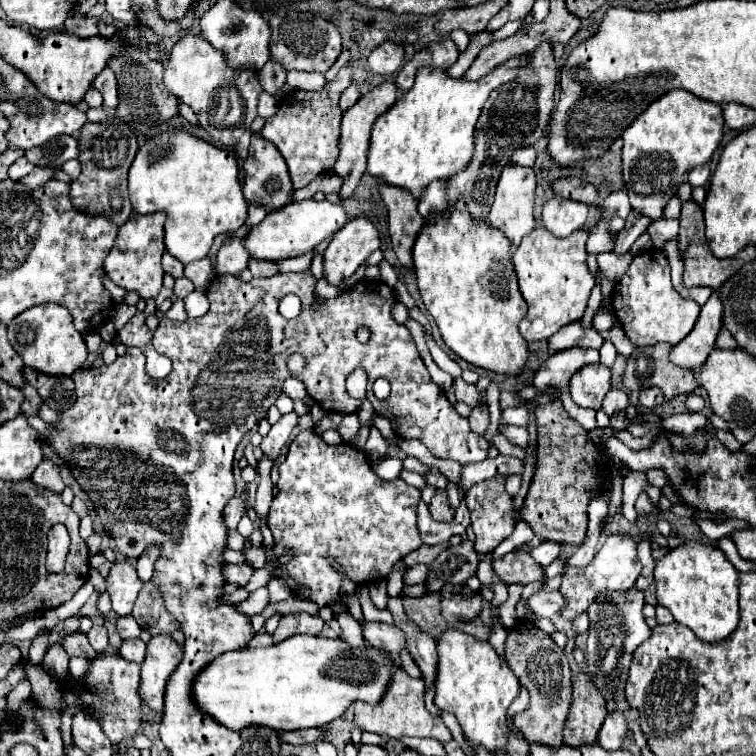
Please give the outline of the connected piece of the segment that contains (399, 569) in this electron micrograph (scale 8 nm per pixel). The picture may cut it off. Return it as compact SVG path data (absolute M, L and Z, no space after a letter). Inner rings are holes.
M397 562L389 576L387 576L387 592L389 596L399 596L401 588L403 588L403 572L405 572L405 562Z

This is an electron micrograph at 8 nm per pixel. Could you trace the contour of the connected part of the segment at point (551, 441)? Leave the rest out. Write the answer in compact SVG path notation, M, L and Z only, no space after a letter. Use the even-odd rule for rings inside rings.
M559 400L547 406L537 406L535 416L539 430L537 470L519 510L521 520L525 520L541 540L581 546L587 534L587 492L593 488L601 490L599 484L607 476L607 460L599 454L597 446L587 440L587 430L569 418Z

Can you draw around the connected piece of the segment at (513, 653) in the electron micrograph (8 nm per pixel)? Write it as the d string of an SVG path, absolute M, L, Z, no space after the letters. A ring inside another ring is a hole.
M517 622L507 636L505 654L513 674L531 694L529 708L513 718L515 728L531 744L559 748L563 744L563 724L571 706L571 668L565 652L549 638L549 634L535 628L531 622Z

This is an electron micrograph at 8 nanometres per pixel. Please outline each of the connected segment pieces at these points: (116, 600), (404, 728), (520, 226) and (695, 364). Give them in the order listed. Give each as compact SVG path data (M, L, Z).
M117 562L107 576L105 590L113 602L113 612L117 616L129 616L141 590L135 566L131 562Z
M397 668L393 674L393 682L389 686L389 690L385 692L381 704L371 706L365 702L355 702L353 710L355 710L355 718L353 724L355 728L359 728L361 732L373 732L379 736L389 736L389 738L403 738L403 736L415 736L415 738L435 738L441 744L451 740L451 732L449 728L443 724L441 718L433 718L423 702L425 696L425 684L421 678L411 678L407 676L407 672L403 668Z
M507 166L501 172L497 192L495 192L495 202L491 206L489 214L489 224L493 228L501 230L507 240L513 246L521 244L521 238L535 228L535 172L533 168L521 168L521 166Z
M713 294L701 308L697 324L689 332L689 336L671 348L669 354L671 362L681 368L697 372L697 368L705 364L709 352L715 348L715 340L721 330L721 318L723 318L723 304L719 296Z

